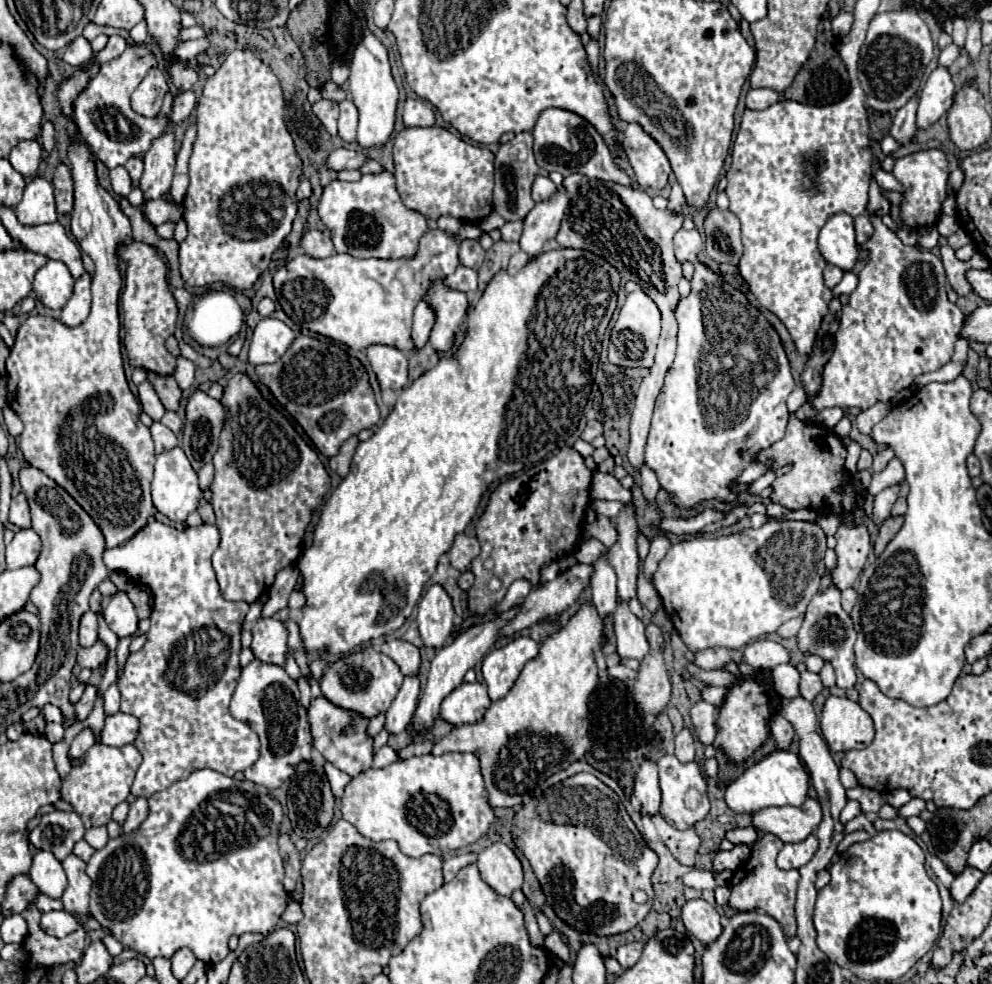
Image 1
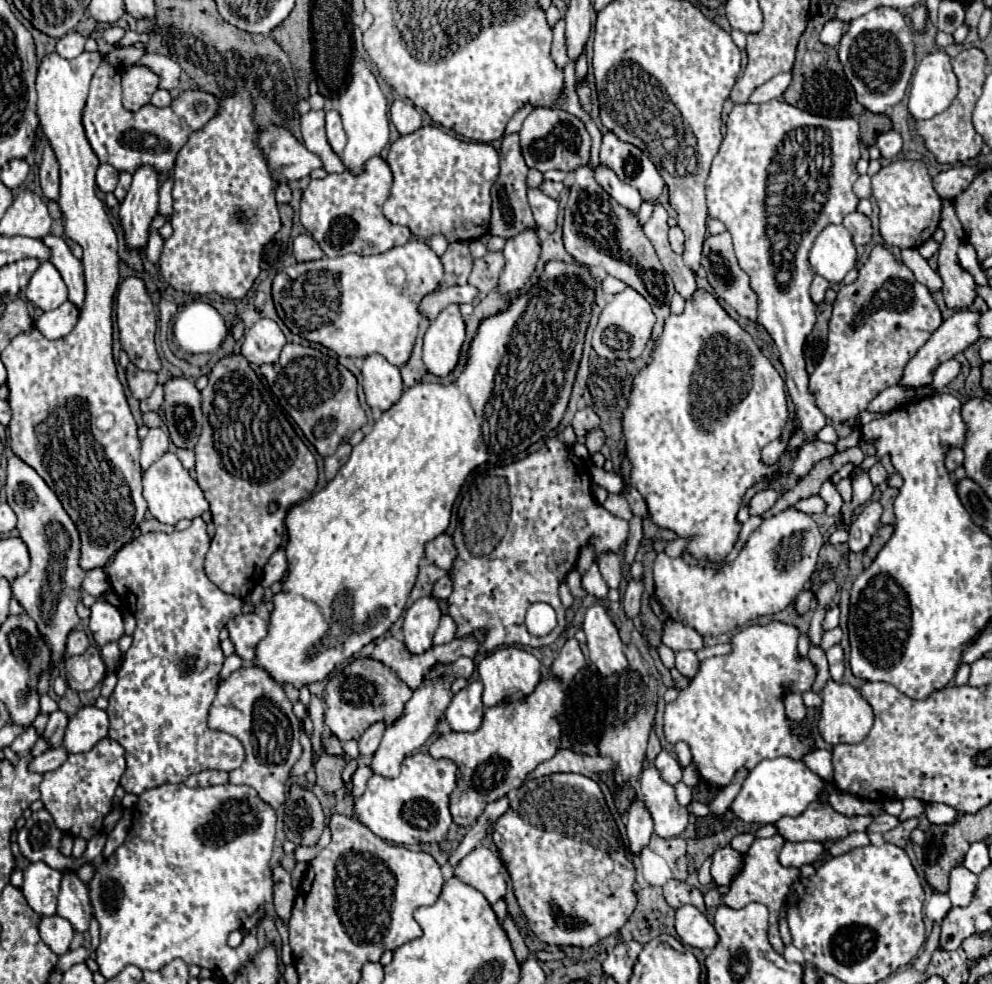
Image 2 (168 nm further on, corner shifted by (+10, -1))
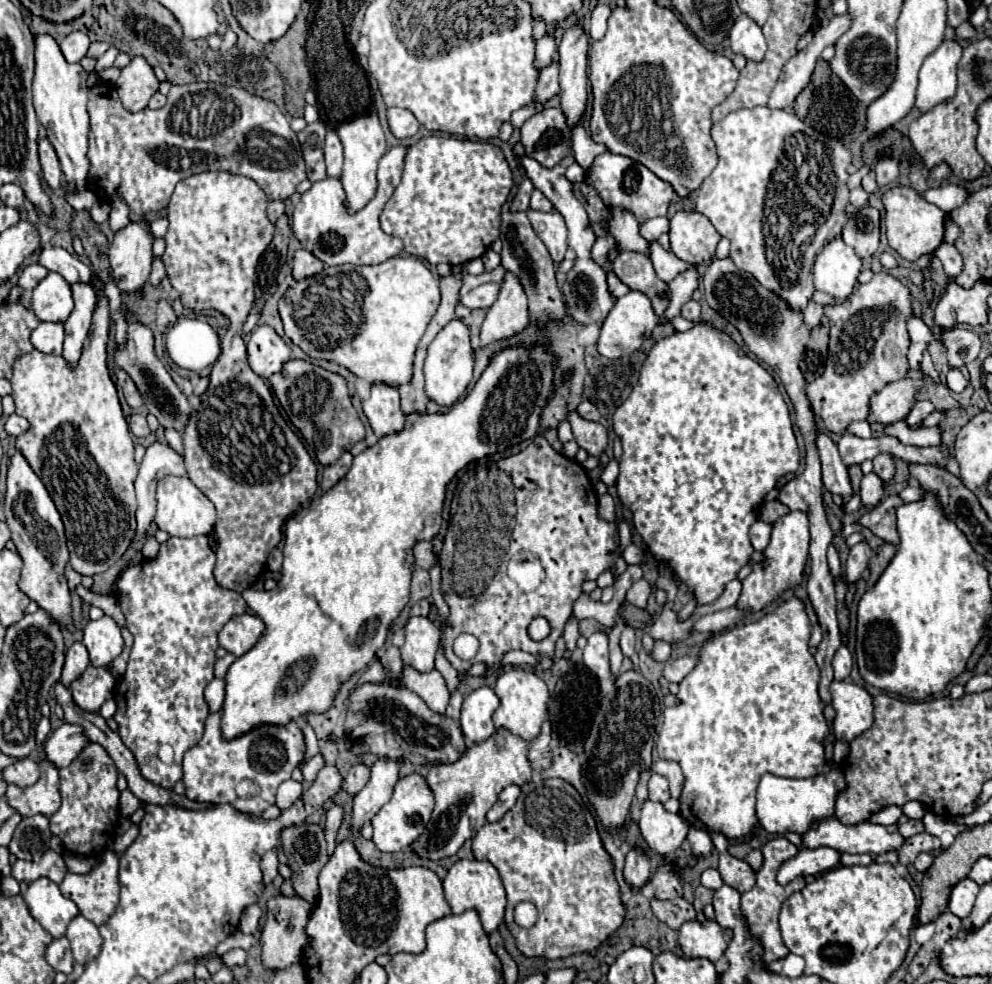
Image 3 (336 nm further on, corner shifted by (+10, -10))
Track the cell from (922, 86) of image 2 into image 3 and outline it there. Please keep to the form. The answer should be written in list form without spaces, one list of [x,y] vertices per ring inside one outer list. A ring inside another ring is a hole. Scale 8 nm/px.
[[[943,40],[923,62],[917,86],[917,110],[927,112],[939,102],[955,96],[957,62],[961,58],[961,44],[957,40]]]

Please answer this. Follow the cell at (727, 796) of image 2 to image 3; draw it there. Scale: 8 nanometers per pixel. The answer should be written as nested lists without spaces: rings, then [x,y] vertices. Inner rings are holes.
[[[719,832],[711,834],[715,850],[719,850],[719,874],[723,878],[725,884],[729,884],[731,888],[739,890],[739,892],[747,892],[749,888],[753,888],[753,884],[757,882],[757,876],[753,872],[753,868],[749,868],[747,862],[729,854],[729,844],[727,838]]]

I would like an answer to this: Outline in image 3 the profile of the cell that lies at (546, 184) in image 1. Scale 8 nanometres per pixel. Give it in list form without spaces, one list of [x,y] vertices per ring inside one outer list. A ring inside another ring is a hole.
[[[527,210],[533,232],[543,240],[555,264],[561,264],[567,252],[567,226],[559,212],[537,212]]]

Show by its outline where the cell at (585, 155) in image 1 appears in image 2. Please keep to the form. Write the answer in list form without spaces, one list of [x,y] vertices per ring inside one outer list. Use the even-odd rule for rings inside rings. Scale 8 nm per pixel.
[[[535,107],[527,119],[523,121],[523,127],[519,131],[521,137],[521,151],[527,167],[537,169],[541,173],[549,169],[559,171],[575,171],[583,165],[589,165],[589,151],[591,151],[591,135],[587,133],[581,119],[575,115],[563,111],[563,109],[551,109],[551,107]]]

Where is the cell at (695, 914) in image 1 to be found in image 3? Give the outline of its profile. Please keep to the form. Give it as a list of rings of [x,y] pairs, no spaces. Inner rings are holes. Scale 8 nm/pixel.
[[[715,920],[705,922],[685,922],[679,930],[679,944],[687,958],[707,958],[717,962],[733,934],[727,928],[721,928]]]

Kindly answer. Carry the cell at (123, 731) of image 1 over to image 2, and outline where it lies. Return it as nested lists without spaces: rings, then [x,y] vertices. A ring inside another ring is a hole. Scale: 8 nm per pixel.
[[[83,707],[83,711],[71,717],[63,737],[63,745],[69,753],[85,753],[105,737],[109,737],[107,713],[97,707]]]

